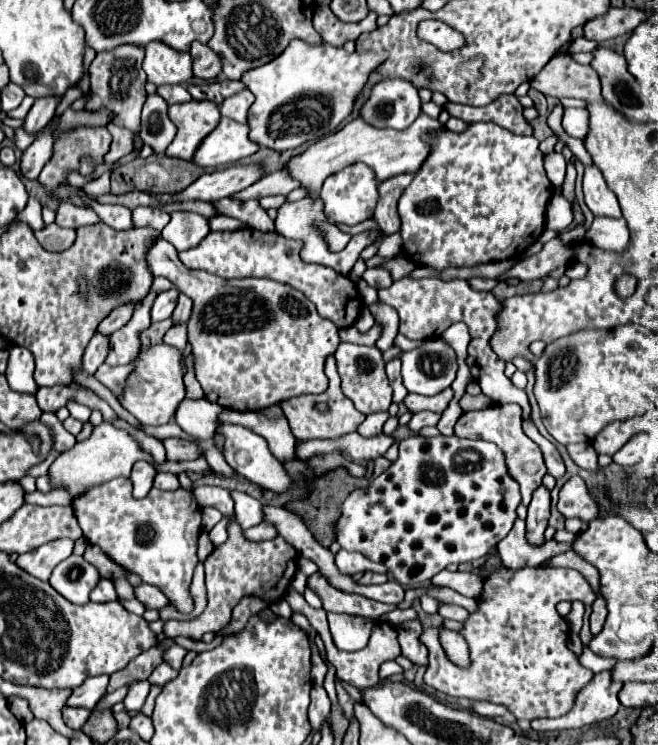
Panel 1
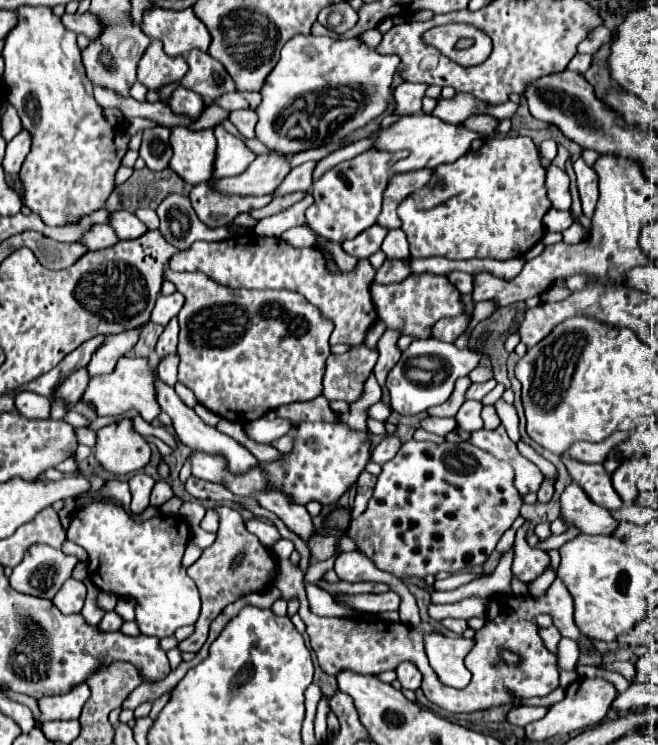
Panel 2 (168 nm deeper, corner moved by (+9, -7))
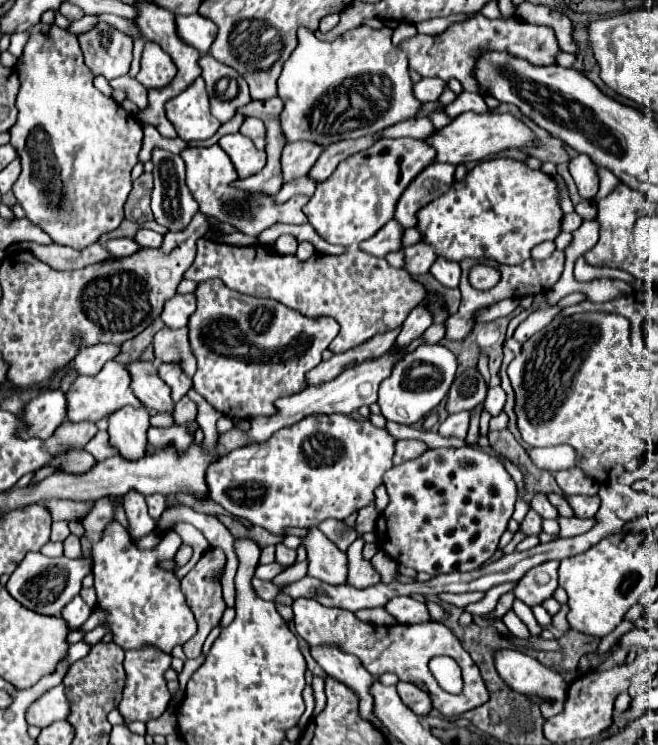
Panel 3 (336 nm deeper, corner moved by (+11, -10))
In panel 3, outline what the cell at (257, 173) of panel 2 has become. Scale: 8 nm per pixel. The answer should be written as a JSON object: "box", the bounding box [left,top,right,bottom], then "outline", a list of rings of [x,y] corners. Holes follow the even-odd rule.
{"box":[282,140,324,180],"outline":[[[304,140],[290,142],[282,152],[284,180],[306,176],[322,152],[324,152],[324,146],[314,142],[304,142]]]}

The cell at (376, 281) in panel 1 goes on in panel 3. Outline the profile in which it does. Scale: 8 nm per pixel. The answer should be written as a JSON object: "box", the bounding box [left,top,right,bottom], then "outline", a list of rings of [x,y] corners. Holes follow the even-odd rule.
{"box":[404,242,438,276],"outline":[[[426,242],[412,244],[404,252],[406,252],[406,272],[412,276],[426,274],[434,264],[434,260],[438,258],[438,254],[434,252],[434,246]]]}

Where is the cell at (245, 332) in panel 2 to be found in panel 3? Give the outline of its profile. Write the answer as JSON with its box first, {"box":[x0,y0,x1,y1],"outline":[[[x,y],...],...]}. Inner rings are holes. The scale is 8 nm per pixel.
{"box":[188,278,340,418],"outline":[[[216,278],[200,282],[196,298],[198,310],[188,322],[198,358],[194,390],[230,418],[274,414],[276,398],[304,390],[306,372],[322,360],[322,352],[340,328],[332,318],[312,320],[276,300],[236,294]]]}

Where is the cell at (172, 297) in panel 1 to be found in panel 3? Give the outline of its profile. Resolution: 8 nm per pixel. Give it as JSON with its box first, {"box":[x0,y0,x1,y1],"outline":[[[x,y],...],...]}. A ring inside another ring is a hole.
{"box":[160,294,196,328],"outline":[[[176,294],[164,304],[160,318],[168,328],[182,328],[192,312],[196,312],[196,294]]]}

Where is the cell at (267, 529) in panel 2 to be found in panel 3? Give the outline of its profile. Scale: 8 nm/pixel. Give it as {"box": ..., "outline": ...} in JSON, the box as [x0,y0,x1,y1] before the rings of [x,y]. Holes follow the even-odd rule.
{"box":[276,544,296,568],"outline":[[[276,544],[276,562],[284,568],[296,564],[296,550],[290,550],[284,544]]]}

